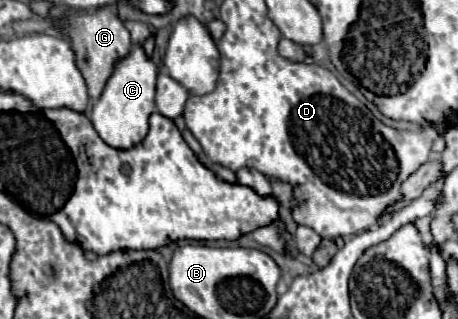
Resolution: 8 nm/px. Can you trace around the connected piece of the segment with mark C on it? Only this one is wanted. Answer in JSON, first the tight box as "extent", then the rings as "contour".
{"extent":[89,44,157,148],"contour":[[[131,44],[127,56],[119,58],[113,66],[113,72],[101,92],[93,102],[89,120],[93,122],[97,134],[113,148],[133,148],[149,132],[149,116],[155,112],[155,78],[157,66],[147,58],[143,46]]]}

